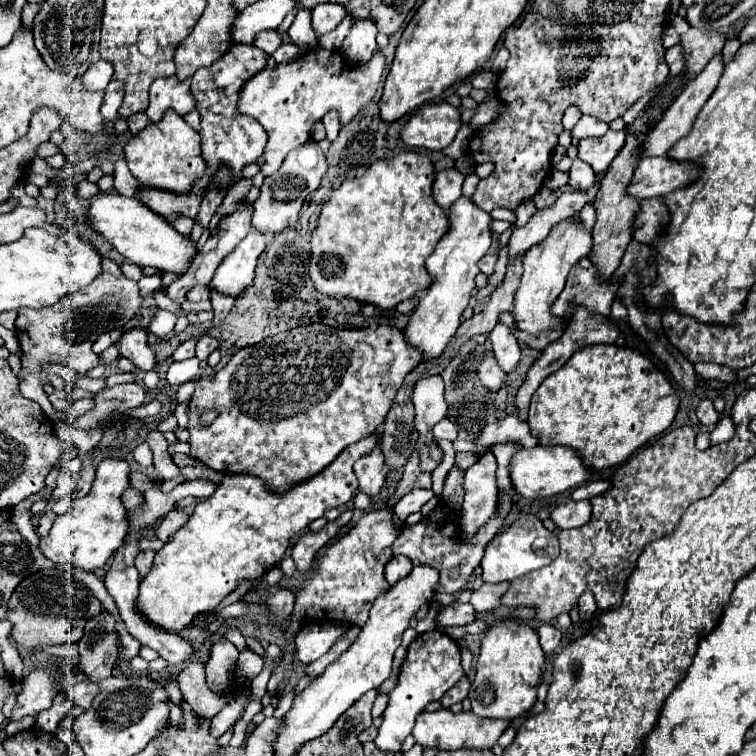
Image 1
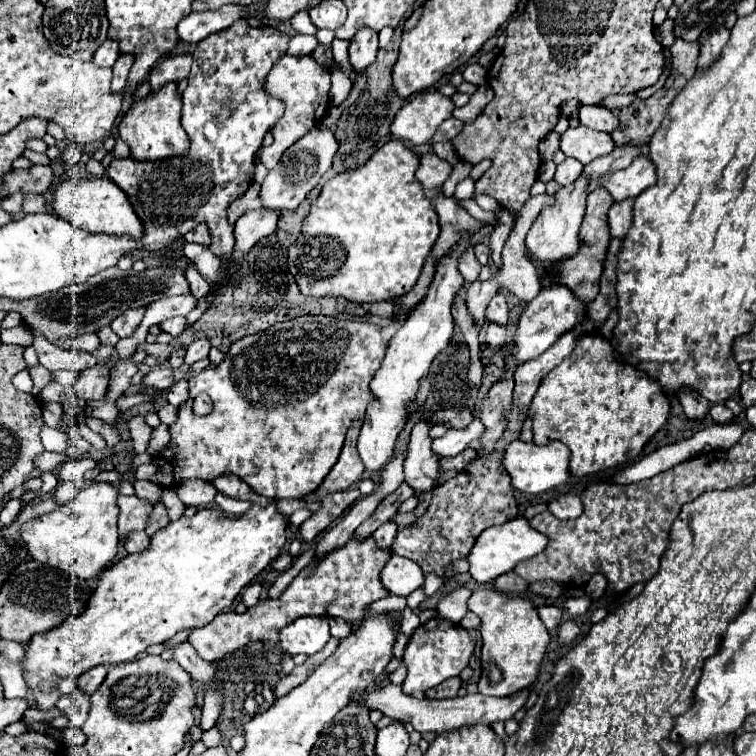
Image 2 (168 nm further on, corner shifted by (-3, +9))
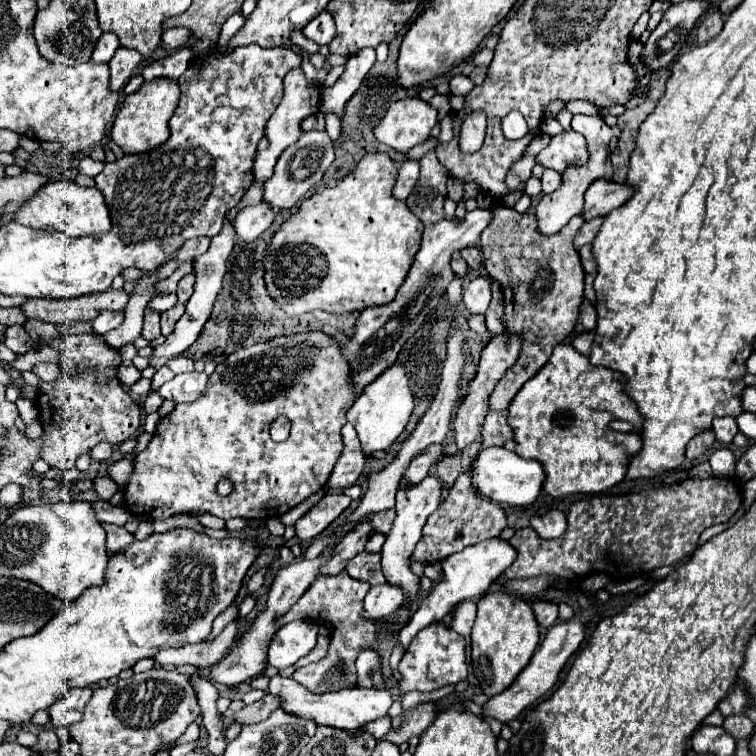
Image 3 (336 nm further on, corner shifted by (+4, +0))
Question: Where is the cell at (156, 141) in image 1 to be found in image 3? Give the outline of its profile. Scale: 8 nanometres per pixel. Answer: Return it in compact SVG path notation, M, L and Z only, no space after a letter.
M155 78L151 82L143 82L143 86L129 94L115 118L111 138L125 154L137 154L145 150L153 150L161 146L169 138L169 118L175 112L179 100L179 84L171 82L171 78Z

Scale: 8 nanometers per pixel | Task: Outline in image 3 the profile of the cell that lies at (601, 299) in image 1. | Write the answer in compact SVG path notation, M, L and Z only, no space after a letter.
M501 334L497 338L493 338L481 352L481 360L477 364L477 374L475 378L467 384L467 394L463 396L461 404L455 410L455 418L453 418L453 436L455 436L455 444L459 450L463 450L465 446L469 446L479 434L481 434L481 426L483 420L487 416L487 400L489 394L493 392L495 384L501 380L501 376L507 372L507 368L511 368L519 356L519 346L521 346L521 338L517 334Z

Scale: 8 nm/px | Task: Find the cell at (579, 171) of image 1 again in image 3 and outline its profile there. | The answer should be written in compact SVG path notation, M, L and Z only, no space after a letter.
M545 170L541 176L541 184L543 184L543 194L549 194L561 186L561 176L555 170Z

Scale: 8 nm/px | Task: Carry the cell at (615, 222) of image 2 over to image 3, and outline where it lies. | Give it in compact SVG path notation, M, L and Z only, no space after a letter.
M593 218L593 220L585 222L585 224L579 228L579 232L575 234L575 238L573 238L573 246L575 246L575 248L579 248L579 246L583 246L583 244L593 242L595 234L599 232L601 222L603 222L603 218Z

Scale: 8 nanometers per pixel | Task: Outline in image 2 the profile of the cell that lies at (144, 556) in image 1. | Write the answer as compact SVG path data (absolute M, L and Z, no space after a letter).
M144 531L130 533L124 547L126 547L128 553L142 553L142 551L146 551L150 547L150 537Z

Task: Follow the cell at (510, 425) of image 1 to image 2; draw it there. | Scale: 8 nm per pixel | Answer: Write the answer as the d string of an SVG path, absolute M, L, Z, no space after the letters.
M472 419L468 427L456 431L456 429L450 429L444 437L440 439L434 439L434 453L438 453L440 457L454 457L458 453L462 453L464 449L470 447L470 441L474 441L476 437L482 437L482 433L486 433L482 421Z

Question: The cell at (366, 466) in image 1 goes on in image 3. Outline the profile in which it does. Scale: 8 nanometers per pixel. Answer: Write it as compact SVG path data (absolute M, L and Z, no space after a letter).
M397 362L387 372L383 372L373 384L369 384L363 390L363 394L353 402L353 406L347 410L347 422L355 426L363 452L371 454L375 450L389 448L405 430L409 416L413 412L413 406L415 406L415 400L409 390L409 378L403 366Z

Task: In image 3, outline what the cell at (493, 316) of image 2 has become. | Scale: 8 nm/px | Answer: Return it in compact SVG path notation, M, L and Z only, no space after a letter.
M477 276L463 290L463 302L471 314L485 314L491 302L491 278Z

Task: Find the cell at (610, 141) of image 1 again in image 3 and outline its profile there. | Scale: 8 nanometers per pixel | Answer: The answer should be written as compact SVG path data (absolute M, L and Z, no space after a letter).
M573 130L553 136L549 146L541 154L537 154L537 164L557 172L563 172L569 162L581 164L585 160L587 160L585 138Z

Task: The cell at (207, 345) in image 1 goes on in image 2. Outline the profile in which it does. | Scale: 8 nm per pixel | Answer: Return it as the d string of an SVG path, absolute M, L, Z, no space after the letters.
M198 337L188 345L186 351L186 365L192 365L194 361L200 361L202 357L208 357L210 351L210 339L208 337Z

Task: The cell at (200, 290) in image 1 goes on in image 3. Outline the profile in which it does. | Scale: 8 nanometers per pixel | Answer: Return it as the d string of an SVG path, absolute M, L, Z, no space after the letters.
M187 274L185 278L181 278L181 280L179 280L179 286L177 286L177 296L179 296L179 302L187 302L187 300L191 298L193 284L195 284L195 274Z

